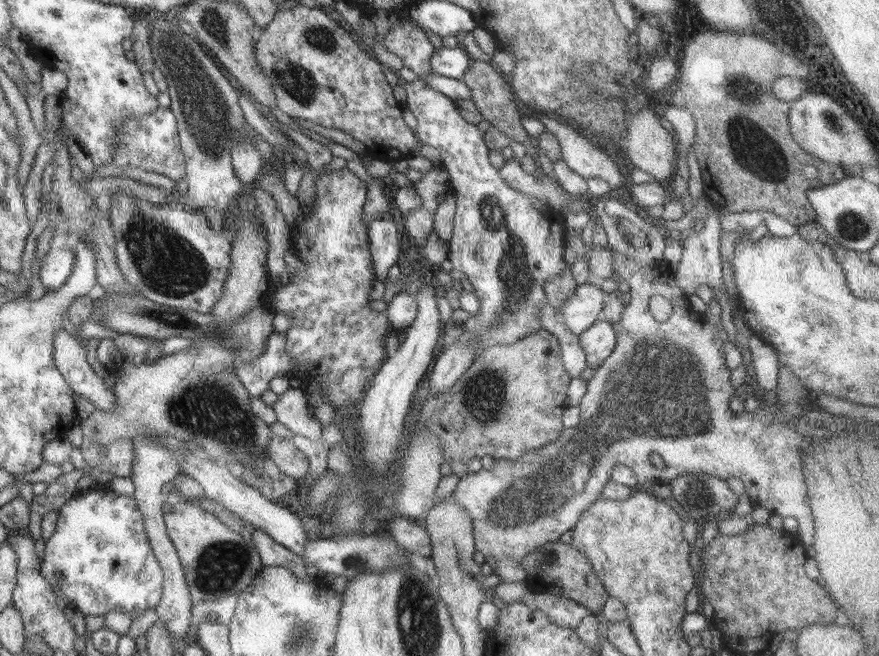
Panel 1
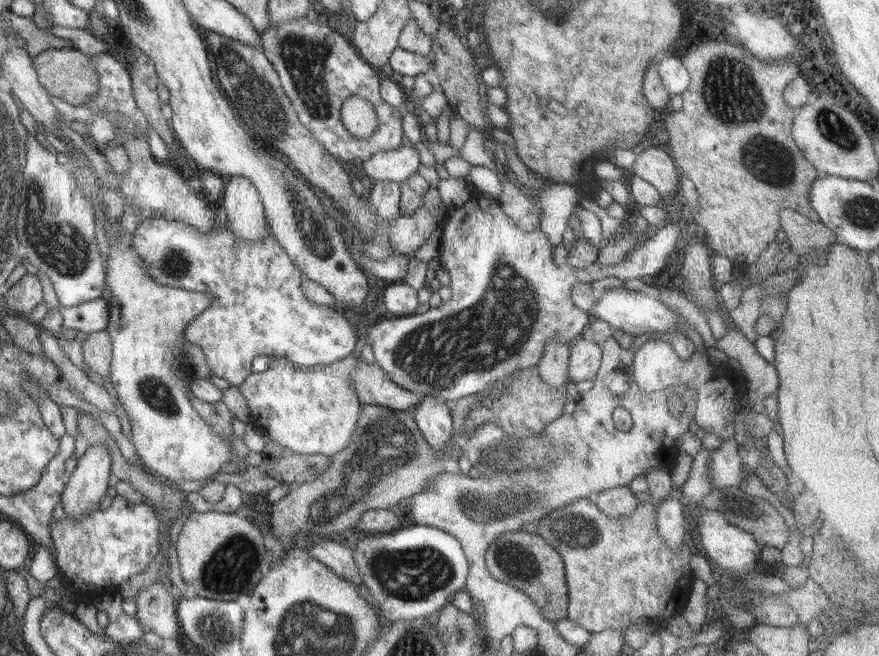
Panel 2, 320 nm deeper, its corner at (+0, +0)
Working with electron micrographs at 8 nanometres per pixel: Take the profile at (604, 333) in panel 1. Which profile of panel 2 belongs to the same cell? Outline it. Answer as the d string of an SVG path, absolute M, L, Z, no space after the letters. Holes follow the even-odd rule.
M582 336L572 342L567 376L572 383L593 379L601 365L601 345L588 341Z

